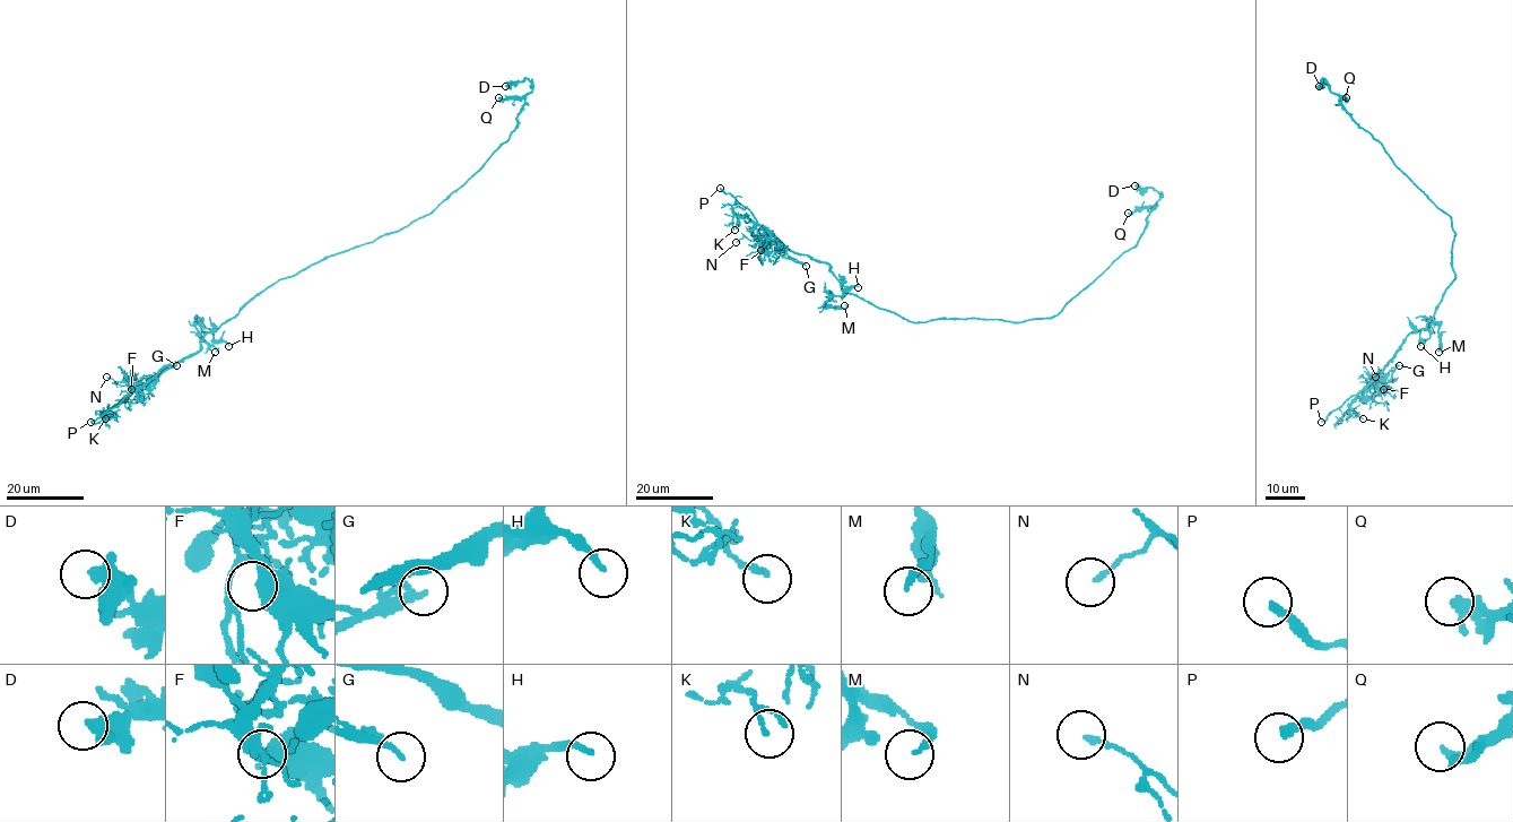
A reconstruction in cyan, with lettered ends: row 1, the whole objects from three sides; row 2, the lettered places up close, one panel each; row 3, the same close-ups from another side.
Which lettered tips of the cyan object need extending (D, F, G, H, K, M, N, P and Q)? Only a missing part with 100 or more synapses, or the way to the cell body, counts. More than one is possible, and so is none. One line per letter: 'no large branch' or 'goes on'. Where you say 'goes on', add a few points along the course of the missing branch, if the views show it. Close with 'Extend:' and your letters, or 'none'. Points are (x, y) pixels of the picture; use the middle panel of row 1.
D: no large branch
F: no large branch
G: no large branch
H: no large branch
K: no large branch
M: no large branch
N: no large branch
P: goes on | (720, 188), (689, 172), (690, 163), (696, 161), (712, 167), (671, 159), (659, 165)
Q: no large branch
Extend: P

